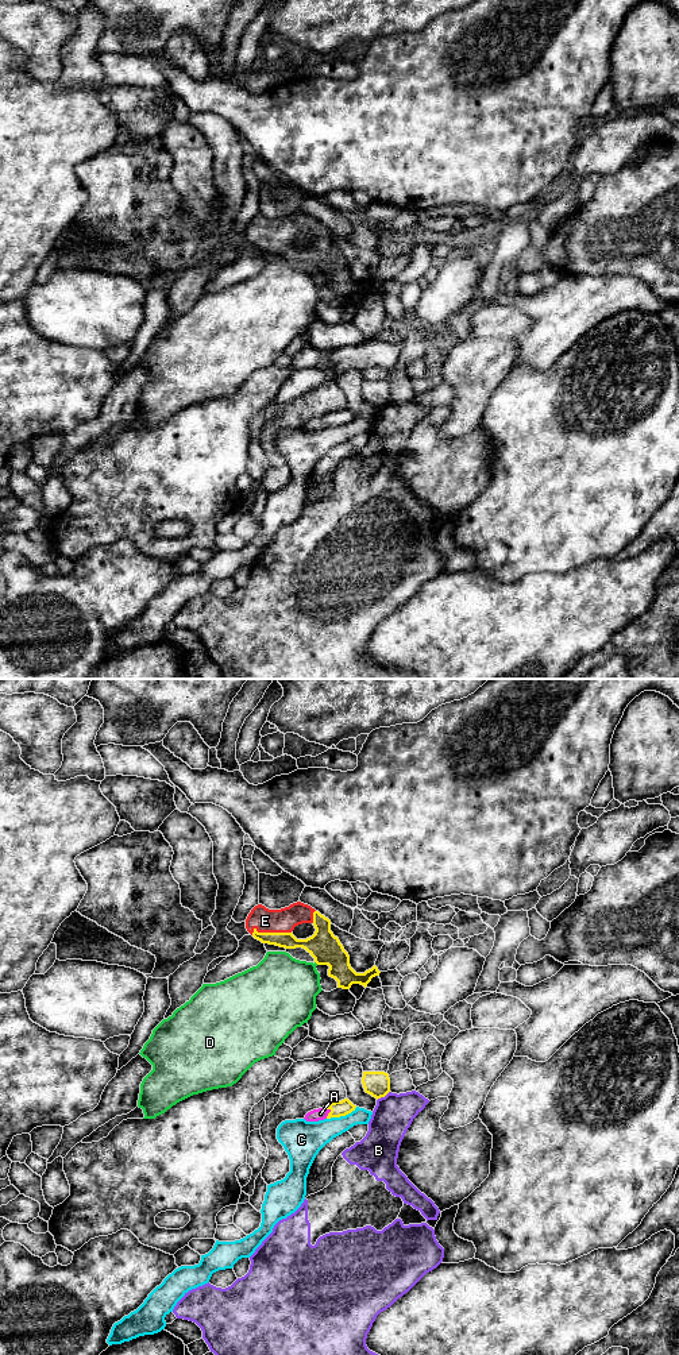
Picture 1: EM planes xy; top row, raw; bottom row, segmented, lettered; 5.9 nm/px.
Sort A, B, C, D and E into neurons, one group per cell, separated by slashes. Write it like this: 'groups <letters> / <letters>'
groups A E / B / C / D

